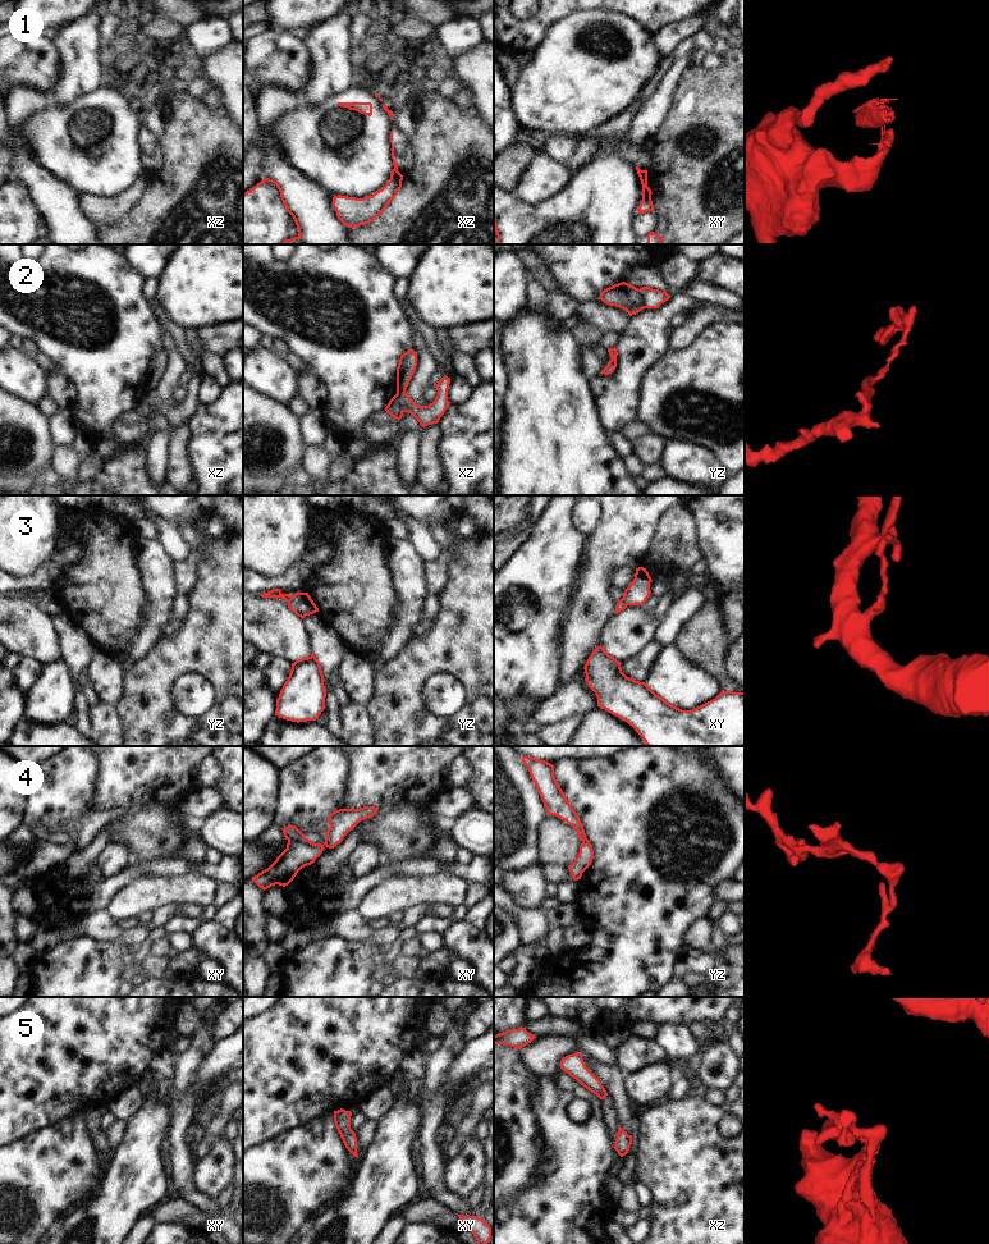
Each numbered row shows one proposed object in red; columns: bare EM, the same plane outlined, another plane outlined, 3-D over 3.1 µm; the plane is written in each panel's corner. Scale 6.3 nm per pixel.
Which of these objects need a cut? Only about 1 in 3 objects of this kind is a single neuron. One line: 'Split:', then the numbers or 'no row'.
Split: 1, 2, 3, 4

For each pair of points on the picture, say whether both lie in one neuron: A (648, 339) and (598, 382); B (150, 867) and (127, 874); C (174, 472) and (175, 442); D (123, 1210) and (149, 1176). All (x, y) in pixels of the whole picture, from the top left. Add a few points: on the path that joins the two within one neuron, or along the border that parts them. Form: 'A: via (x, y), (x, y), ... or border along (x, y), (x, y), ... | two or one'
A: via (633, 352), (633, 360), (612, 382) | one
B: via (145, 868), (132, 870) | one
C: via (175, 465), (175, 449) | one
D: via (123, 1202), (141, 1184) | one

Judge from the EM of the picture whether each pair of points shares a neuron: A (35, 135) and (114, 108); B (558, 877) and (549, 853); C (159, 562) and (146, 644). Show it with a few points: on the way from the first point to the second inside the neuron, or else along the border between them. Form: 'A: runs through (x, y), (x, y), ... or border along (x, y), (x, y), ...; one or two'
A: runs through (54, 135), (64, 135), (95, 106); one
B: border along (544, 863), (561, 863), (567, 867); two
C: runs through (160, 582), (160, 614), (158, 623); one

